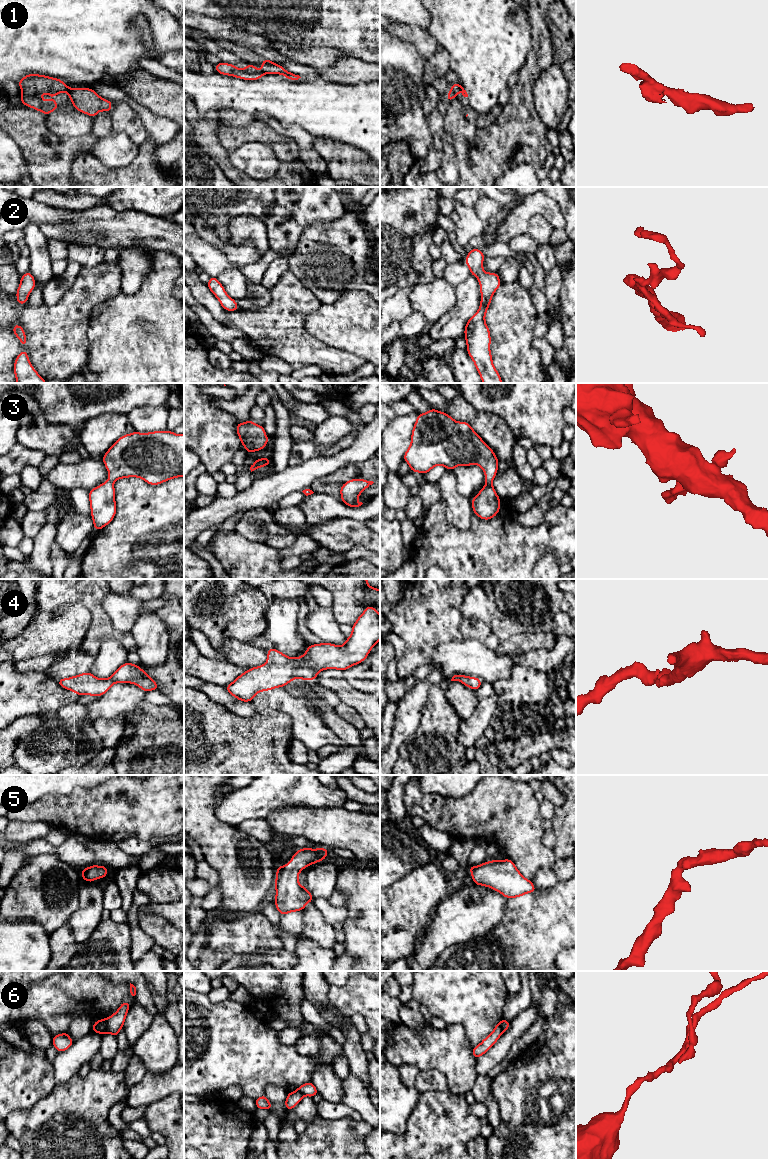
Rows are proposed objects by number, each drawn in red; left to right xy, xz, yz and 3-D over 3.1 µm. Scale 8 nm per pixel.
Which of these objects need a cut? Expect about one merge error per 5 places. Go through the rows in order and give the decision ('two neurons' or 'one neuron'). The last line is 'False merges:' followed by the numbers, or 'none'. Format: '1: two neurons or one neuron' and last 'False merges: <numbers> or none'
1: two neurons
2: one neuron
3: one neuron
4: one neuron
5: one neuron
6: two neurons
False merges: 1, 6

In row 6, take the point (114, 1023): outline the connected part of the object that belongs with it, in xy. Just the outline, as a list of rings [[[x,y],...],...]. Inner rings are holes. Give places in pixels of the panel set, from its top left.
[[[127,1001],[123,1002],[120,1005],[119,1009],[113,1015],[109,1016],[106,1019],[106,1029],[104,1033],[110,1033],[117,1037],[119,1031],[123,1027],[129,1009],[130,1009],[129,1002]]]

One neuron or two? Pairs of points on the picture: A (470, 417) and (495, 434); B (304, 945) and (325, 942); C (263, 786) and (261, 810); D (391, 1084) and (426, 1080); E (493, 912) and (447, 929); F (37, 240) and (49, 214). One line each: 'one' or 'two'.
A: one
B: two
C: one
D: two
E: one
F: two

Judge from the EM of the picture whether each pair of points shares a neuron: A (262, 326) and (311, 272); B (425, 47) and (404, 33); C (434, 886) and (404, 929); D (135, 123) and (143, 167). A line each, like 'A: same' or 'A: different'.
A: different
B: same
C: same
D: different

